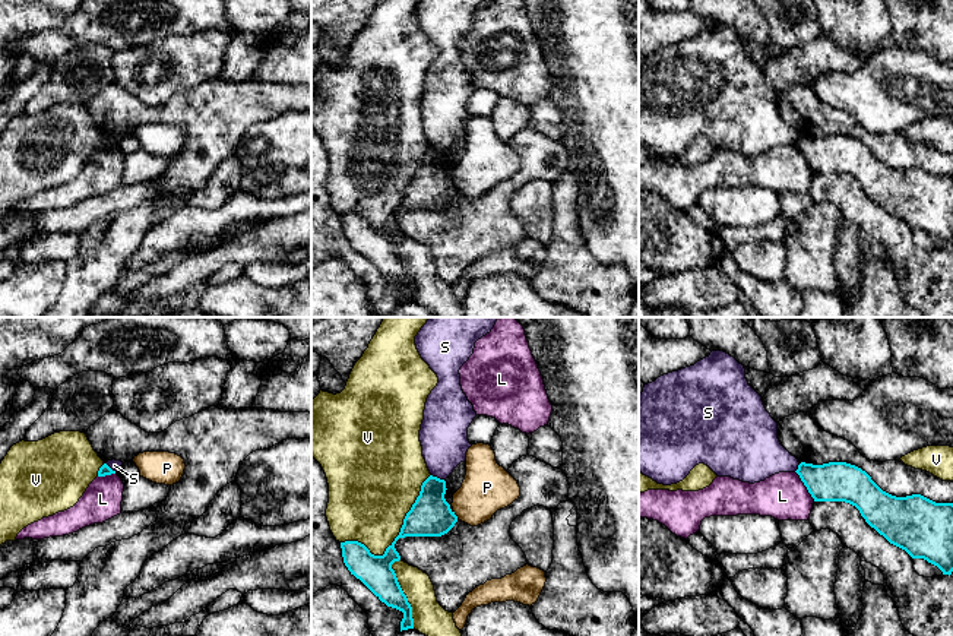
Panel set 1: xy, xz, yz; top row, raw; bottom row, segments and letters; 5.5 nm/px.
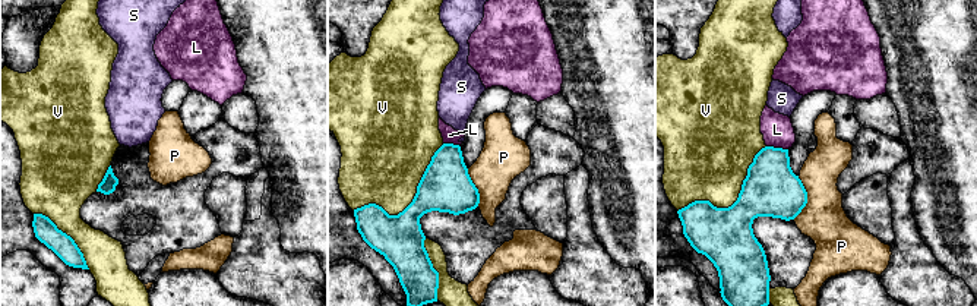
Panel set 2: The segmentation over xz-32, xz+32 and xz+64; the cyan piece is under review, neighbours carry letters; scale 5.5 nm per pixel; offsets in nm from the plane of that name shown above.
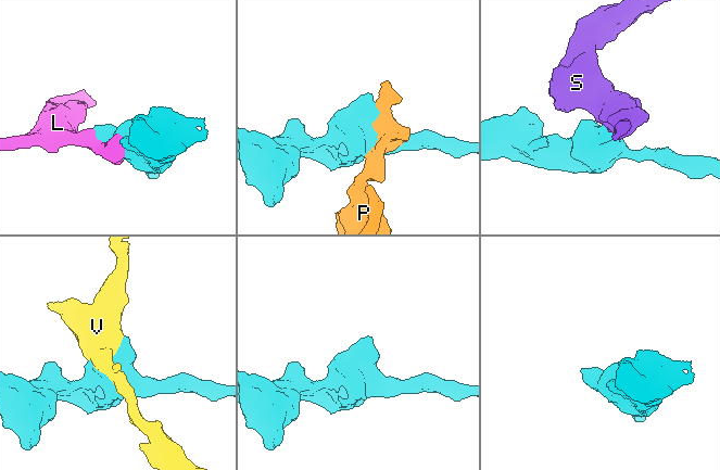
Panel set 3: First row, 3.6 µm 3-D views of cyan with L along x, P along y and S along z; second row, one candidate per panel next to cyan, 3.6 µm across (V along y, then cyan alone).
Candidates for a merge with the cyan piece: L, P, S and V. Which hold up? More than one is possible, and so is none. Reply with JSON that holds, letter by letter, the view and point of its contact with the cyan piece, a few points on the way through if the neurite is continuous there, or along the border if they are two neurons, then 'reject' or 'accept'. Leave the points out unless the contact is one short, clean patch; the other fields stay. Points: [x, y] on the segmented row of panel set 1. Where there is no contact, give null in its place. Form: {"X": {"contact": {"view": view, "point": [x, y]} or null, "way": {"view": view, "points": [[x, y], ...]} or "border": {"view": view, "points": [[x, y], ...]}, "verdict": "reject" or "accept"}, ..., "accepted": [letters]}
{"L": {"contact": {"view": "yz", "point": [804, 484]}, "verdict": "reject"}, "P": {"contact": {"view": "xz", "point": [455, 515]}, "verdict": "reject"}, "S": {"contact": {"view": "xz", "point": [439, 478]}, "border": {"view": "xz", "points": [[431, 474], [445, 481]]}, "verdict": "reject"}, "V": {"contact": {"view": "xz", "point": [398, 535]}, "verdict": "reject"}, "accepted": []}

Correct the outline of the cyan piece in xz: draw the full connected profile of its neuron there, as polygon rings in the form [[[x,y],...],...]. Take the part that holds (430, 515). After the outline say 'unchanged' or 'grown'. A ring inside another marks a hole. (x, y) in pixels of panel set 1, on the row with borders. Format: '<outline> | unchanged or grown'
[[[430,475],[421,485],[419,496],[403,519],[399,535],[383,556],[374,556],[358,541],[341,542],[343,563],[381,602],[403,613],[400,632],[414,629],[412,607],[392,569],[400,560],[395,544],[405,537],[441,537],[447,534],[457,516],[446,501],[446,481]]] | unchanged

